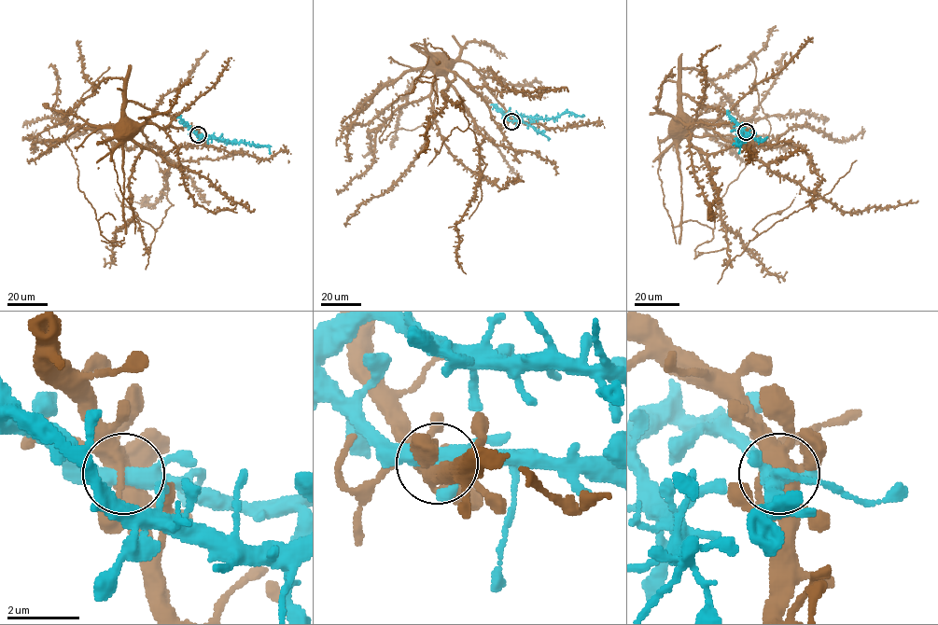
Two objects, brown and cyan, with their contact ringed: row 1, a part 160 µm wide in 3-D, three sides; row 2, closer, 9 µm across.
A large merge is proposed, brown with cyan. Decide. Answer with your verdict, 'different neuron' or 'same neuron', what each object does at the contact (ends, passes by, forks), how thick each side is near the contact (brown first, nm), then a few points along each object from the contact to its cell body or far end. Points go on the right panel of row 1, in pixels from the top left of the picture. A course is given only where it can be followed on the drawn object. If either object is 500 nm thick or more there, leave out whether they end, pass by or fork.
same neuron; brown forks; cyan forks; calibres 460 and 360 nm; course brown (746, 131), (731, 122), (684, 124), (678, 118), (678, 124); course cyan (746, 131), (741, 136), (743, 139), (736, 143), (740, 145), (738, 153)

